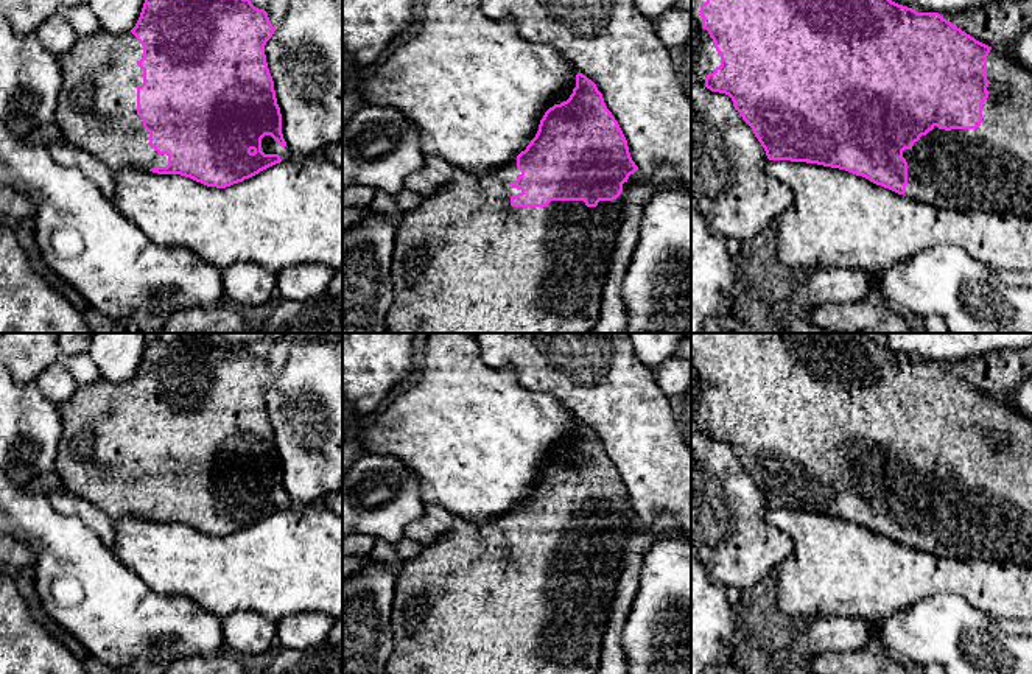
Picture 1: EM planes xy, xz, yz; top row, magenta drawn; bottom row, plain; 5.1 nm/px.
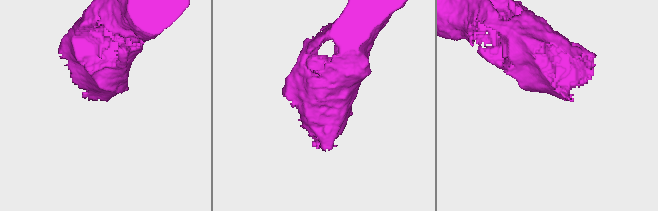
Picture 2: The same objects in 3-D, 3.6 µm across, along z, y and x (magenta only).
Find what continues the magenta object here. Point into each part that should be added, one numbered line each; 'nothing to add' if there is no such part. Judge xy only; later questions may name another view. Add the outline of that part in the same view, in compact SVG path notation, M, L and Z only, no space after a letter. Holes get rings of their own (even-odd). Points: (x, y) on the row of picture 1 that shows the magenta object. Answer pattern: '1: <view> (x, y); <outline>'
1: xy (97, 106); M104 28L76 37L68 51L59 56L62 86L54 121L62 139L106 163L114 176L126 165L146 171L168 165L168 156L149 146L149 132L137 115L137 87L143 84L143 70L137 62L142 58L143 45L131 31L114 34Z

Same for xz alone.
1: xz (464, 260); M512 160L487 174L475 176L455 167L453 177L436 193L423 196L419 205L400 213L397 223L391 279L394 300L386 318L384 333L590 333L598 322L604 283L615 251L621 224L621 209L629 184L623 184L621 195L613 201L599 201L587 207L584 201L551 201L546 207L512 207L511 196L521 193L512 188L521 171Z

